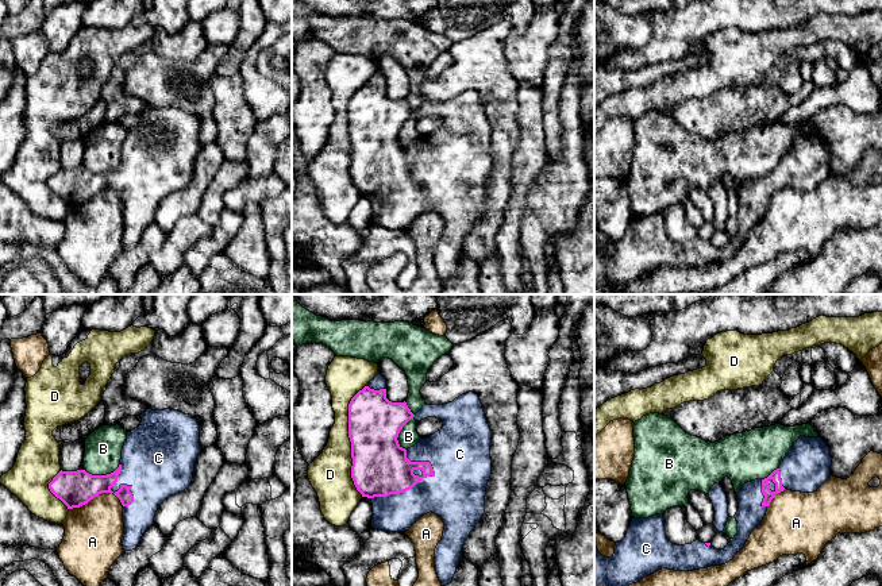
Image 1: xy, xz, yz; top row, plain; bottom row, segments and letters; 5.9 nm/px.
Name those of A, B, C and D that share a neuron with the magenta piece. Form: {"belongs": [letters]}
{"belongs": ["C"]}

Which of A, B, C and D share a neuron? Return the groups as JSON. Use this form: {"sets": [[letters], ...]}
{"sets": [["A"], ["B"], ["C"], ["D"]]}

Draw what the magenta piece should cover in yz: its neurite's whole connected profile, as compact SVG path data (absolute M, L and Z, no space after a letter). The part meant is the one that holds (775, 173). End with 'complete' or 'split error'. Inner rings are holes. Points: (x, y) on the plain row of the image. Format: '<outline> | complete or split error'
M800 134L777 167L764 177L742 184L735 212L737 231L724 247L700 238L673 242L666 234L663 211L647 216L633 215L611 255L602 254L594 239L594 286L609 286L620 293L629 282L662 266L693 269L728 261L762 221L775 192L785 186L816 189L831 174L831 163L831 149L821 135Z | split error

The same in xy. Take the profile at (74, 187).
M147 107L140 112L142 120L127 131L119 165L107 173L92 173L85 167L59 169L49 181L50 189L68 207L80 205L101 190L113 190L123 203L124 248L132 248L143 231L154 221L159 203L189 185L194 161L201 149L200 123L196 116L174 107Z | split error

